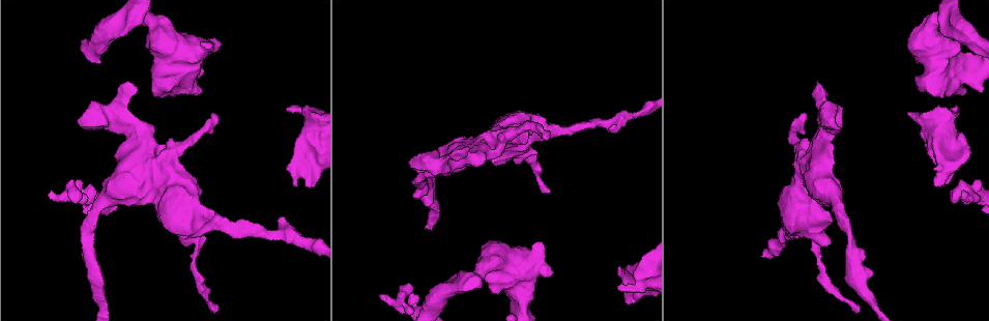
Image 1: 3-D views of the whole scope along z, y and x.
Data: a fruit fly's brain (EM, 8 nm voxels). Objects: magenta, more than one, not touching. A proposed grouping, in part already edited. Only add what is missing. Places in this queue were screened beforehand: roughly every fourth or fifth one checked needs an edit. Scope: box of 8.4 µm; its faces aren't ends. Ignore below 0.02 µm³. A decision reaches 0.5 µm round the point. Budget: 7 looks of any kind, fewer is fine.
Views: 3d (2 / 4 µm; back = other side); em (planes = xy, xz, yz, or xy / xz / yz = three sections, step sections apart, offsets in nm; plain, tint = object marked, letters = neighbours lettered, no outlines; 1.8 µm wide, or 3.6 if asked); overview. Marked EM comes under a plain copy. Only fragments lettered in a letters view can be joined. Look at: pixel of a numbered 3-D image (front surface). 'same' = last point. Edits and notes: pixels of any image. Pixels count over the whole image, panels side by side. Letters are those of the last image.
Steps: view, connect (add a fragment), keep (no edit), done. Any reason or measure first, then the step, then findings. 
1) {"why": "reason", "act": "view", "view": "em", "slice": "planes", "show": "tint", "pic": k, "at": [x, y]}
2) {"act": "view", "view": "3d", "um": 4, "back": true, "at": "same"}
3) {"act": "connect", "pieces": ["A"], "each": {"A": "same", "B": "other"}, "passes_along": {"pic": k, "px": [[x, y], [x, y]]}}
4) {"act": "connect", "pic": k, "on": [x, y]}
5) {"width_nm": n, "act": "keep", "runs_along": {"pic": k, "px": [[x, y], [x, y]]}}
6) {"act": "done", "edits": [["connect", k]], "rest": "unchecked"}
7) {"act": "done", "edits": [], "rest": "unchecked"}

{"why": "thick end", "act": "view", "view": "em", "slice": "planes", "show": "letters", "pic": 1, "at": [939, 187]}

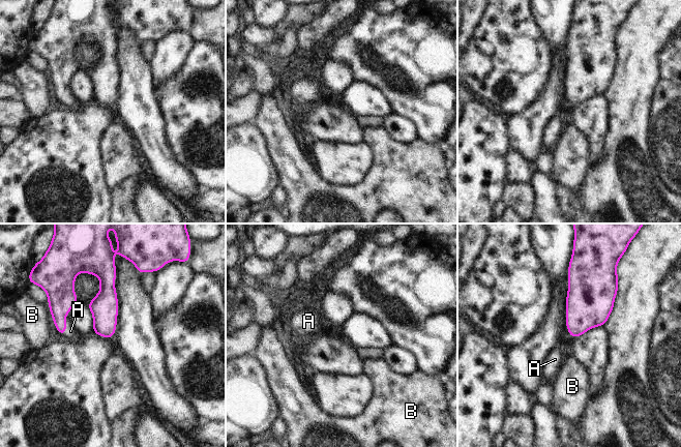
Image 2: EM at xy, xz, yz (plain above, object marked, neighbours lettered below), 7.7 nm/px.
{"act": "connect", "pieces": ["A"], "each": {"A": "same", "B": "other"}, "passes_along": {"pic": 2, "px": [[61, 297], [65, 323], [70, 331]]}, "found": "the neuron continues"}

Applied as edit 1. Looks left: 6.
{"why": "redraw", "act": "view", "view": "overview"}

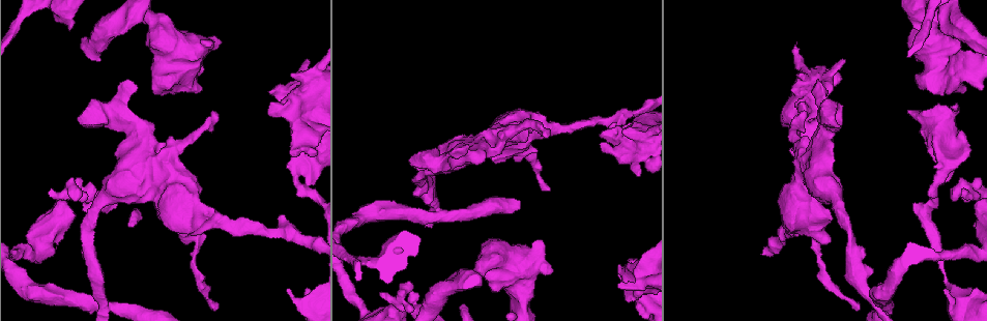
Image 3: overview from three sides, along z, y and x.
{"why": "stops while still wide", "act": "view", "view": "em", "slice": "planes", "show": "tint", "pic": 3, "at": [957, 106]}

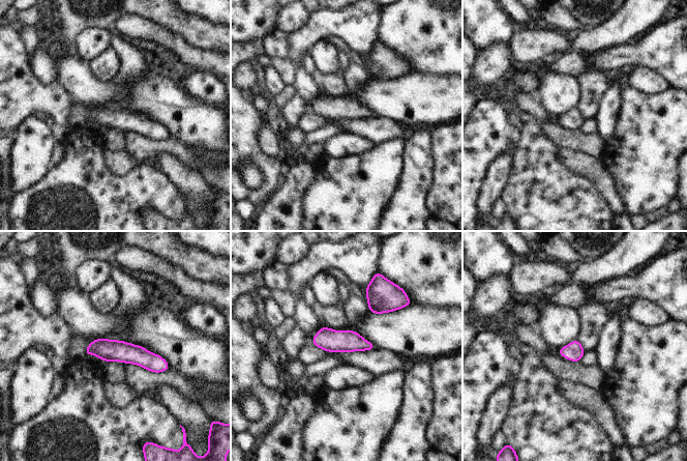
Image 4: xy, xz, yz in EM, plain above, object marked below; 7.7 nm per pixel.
{"why": "what lies round it", "act": "view", "view": "em", "slice": "planes", "show": "letters", "at": "same"}

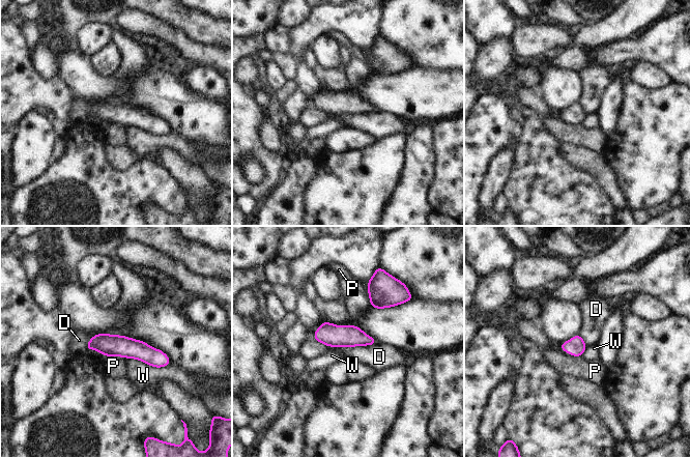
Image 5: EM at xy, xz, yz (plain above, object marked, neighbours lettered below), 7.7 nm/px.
{"act": "keep", "each": {"D": "other", "P": "other", "W": "other"}, "found": "none of them fits"}

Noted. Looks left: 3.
{"act": "done", "edits": [["connect", 2]], "rest": "unchecked"}

